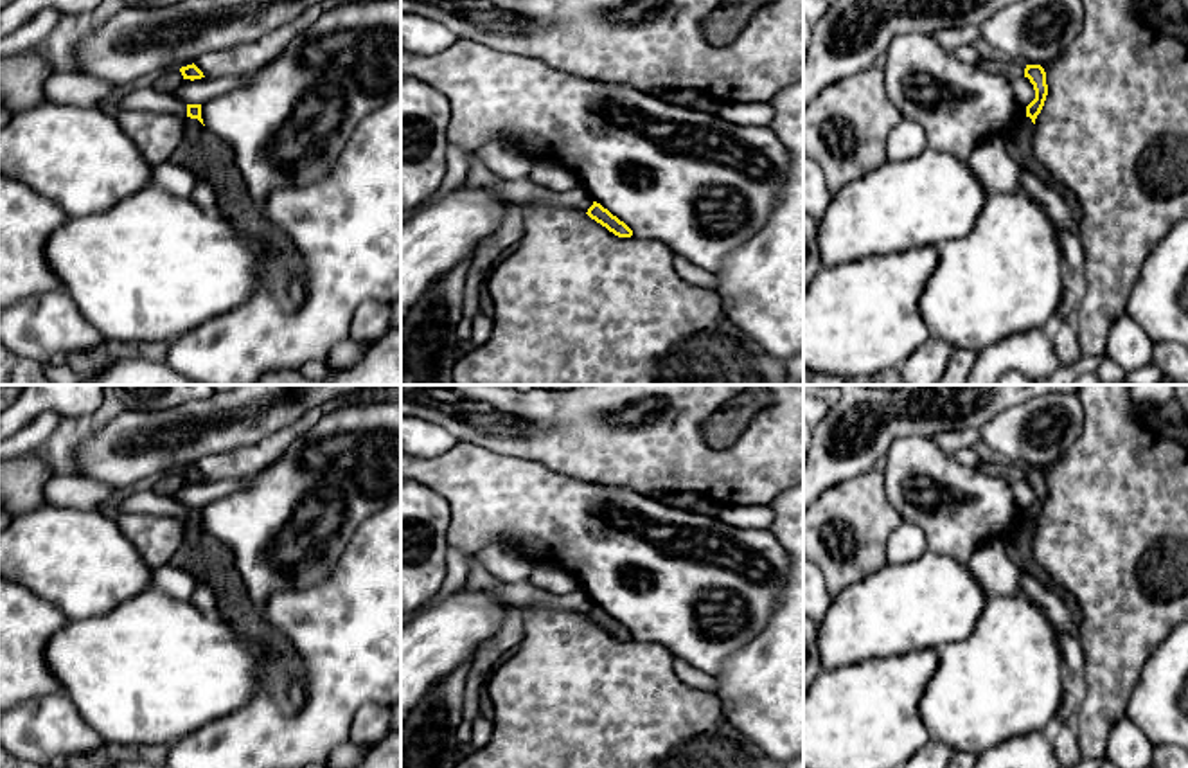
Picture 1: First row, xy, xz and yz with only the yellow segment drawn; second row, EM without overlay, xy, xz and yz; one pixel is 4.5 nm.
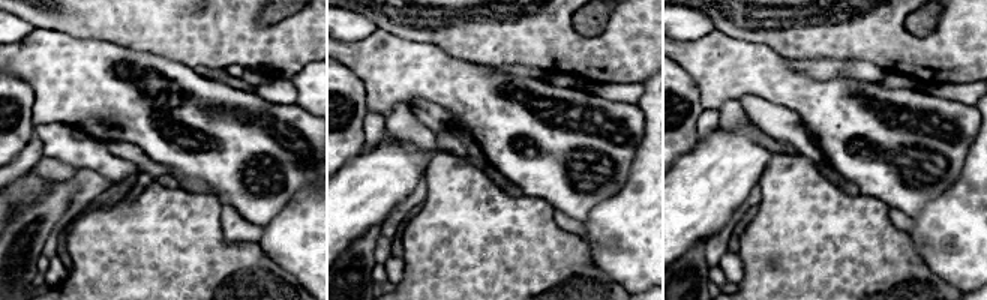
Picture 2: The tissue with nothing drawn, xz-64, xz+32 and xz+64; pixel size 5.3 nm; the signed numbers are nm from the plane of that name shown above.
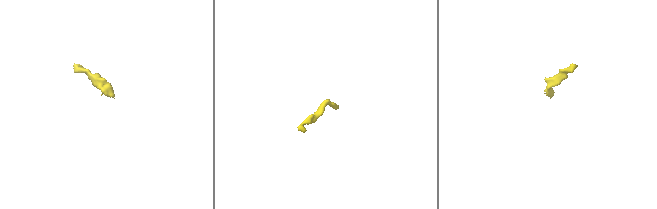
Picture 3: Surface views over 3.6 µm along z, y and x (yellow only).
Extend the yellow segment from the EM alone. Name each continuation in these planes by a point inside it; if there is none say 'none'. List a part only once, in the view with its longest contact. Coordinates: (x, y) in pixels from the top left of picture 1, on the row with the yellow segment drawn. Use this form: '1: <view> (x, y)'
1: xy (209, 159)

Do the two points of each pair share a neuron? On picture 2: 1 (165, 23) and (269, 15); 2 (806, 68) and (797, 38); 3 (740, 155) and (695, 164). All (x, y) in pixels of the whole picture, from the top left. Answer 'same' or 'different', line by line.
1: different
2: different
3: same

